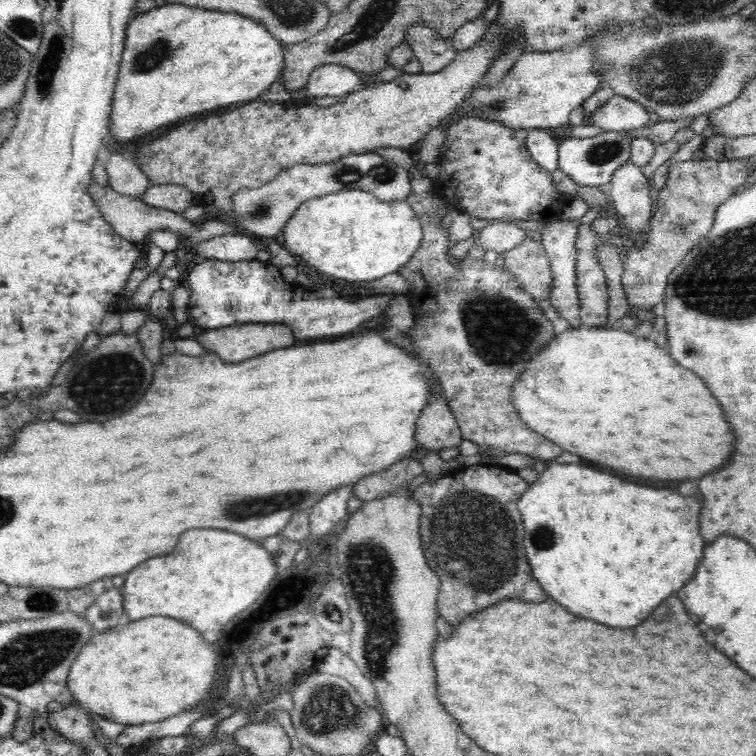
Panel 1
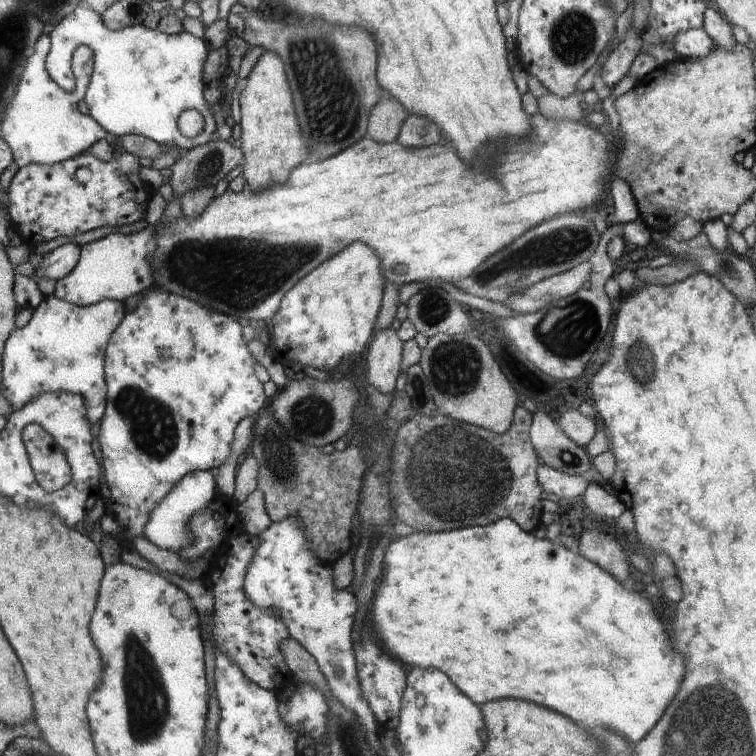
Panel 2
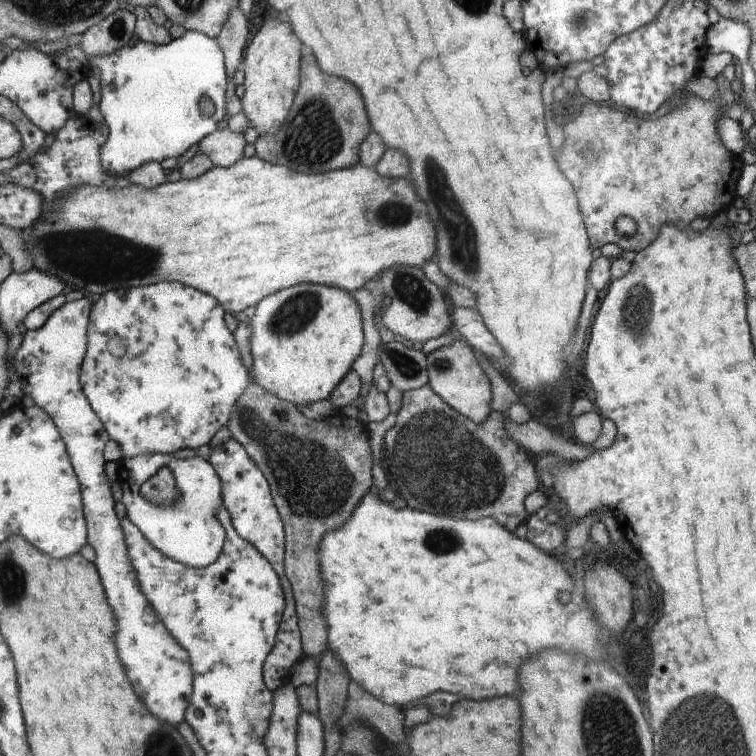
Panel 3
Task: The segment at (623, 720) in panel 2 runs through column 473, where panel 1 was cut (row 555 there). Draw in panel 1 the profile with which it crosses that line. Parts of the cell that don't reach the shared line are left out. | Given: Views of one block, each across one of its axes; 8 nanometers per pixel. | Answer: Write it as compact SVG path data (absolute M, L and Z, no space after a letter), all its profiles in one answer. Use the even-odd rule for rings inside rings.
M547 462L547 469L520 495L517 507L526 528L523 541L530 567L548 597L568 606L572 614L612 628L633 629L652 608L677 594L696 572L705 547L698 524L700 502L694 496L624 482L576 463Z

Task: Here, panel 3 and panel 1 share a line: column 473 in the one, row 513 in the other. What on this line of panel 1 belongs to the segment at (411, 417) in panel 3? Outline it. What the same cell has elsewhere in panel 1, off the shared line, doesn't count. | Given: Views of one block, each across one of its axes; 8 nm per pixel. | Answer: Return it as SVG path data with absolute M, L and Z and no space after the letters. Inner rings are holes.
M477 463L461 469L460 473L450 472L438 480L427 480L414 489L412 495L421 506L421 545L427 563L441 582L437 611L450 626L458 626L472 612L488 608L504 598L520 598L526 602L542 602L549 598L526 560L524 525L517 502L528 485L519 475L498 464Z

